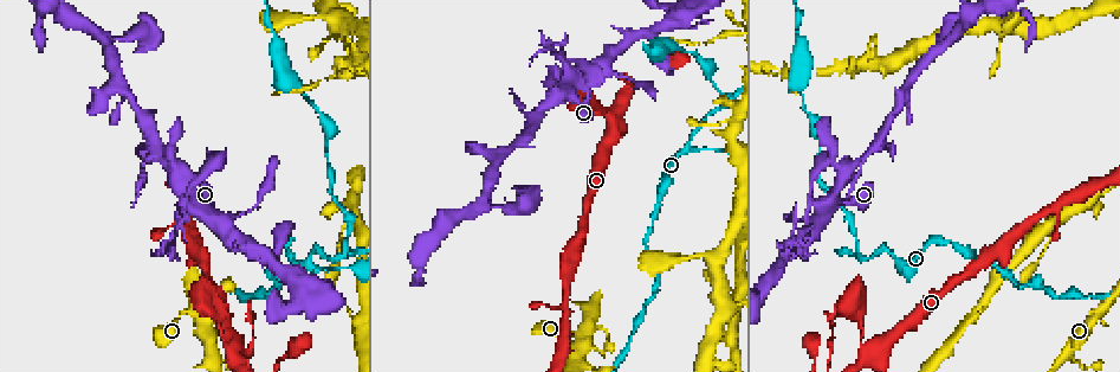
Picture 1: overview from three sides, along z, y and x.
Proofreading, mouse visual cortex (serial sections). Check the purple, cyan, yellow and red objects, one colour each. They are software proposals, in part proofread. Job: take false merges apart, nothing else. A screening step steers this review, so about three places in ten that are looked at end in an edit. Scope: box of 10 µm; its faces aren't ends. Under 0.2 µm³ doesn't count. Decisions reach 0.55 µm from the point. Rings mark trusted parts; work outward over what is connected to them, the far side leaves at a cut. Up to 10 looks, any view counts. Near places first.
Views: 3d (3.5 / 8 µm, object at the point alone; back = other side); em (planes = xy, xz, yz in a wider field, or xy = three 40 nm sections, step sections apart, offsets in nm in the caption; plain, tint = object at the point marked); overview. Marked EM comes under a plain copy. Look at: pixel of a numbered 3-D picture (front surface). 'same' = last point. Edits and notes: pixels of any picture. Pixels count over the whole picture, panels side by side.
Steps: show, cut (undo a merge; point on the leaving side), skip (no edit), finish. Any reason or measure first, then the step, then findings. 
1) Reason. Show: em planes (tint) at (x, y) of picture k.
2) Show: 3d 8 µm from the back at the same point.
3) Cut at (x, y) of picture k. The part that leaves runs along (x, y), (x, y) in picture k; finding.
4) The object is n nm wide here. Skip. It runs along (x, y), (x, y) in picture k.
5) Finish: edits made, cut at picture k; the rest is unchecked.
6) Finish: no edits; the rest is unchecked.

Sudden change in width. Show: 3d 3.5 µm at (879, 348) of picture 1.

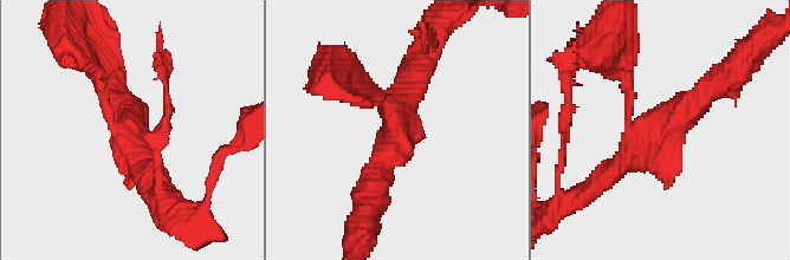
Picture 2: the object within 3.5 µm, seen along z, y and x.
Show: em xy step 3 (tint) at (393, 130) of picture 2.

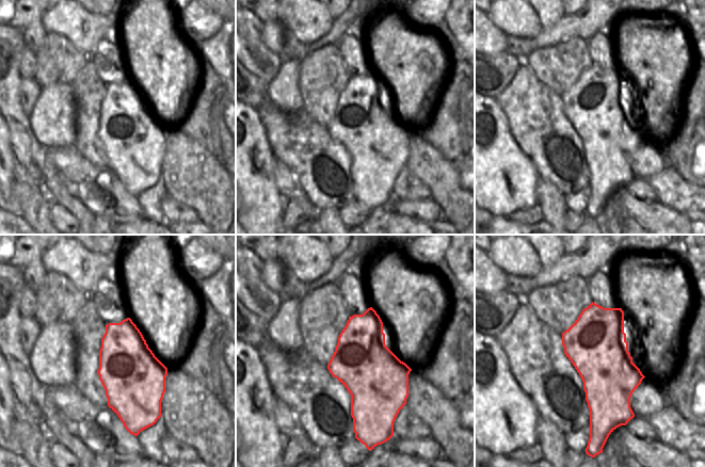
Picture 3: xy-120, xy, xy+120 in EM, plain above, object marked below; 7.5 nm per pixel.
The object is 460 nm wide here. Skip. It runs along (373, 186), (394, 110), (366, 95) in picture 2; continuous, no second cell.

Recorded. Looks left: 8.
Arms part here. Show: 3d 8 µm from the back at (861, 254) of picture 1.

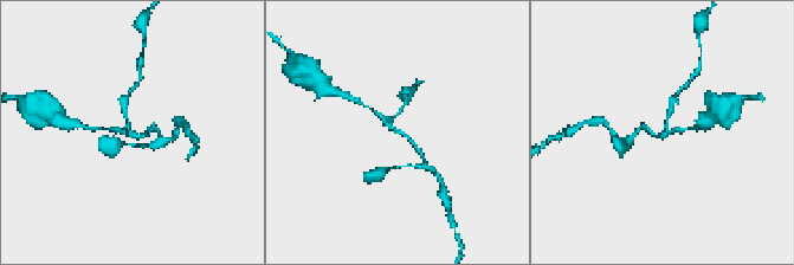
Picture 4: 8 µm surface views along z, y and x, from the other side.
3 arms meet here; the arms are 150, 150, 200 nm wide; now the EM. Show: em xy step 3 (tint) at the same point.

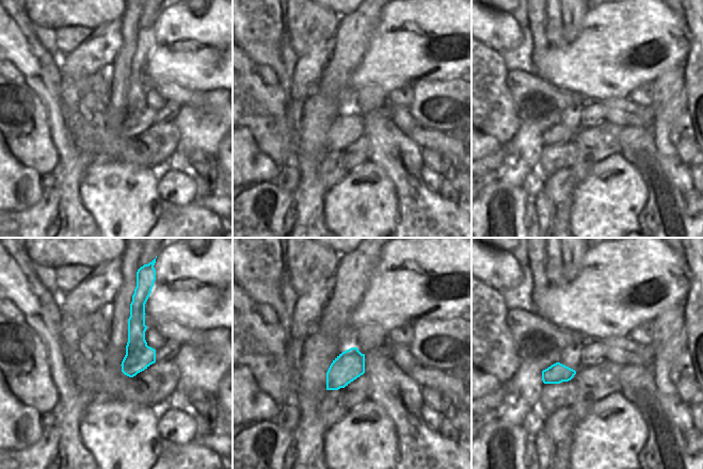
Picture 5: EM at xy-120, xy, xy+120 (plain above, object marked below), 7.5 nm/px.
Cut at (124, 102) of picture 4. The part that leaves runs along (126, 128), (123, 101), (134, 86) in picture 4; two cells meet here.

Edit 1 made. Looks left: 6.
Abrupt turn. Show: 3d 3.5 µm at (815, 204) of picture 1.

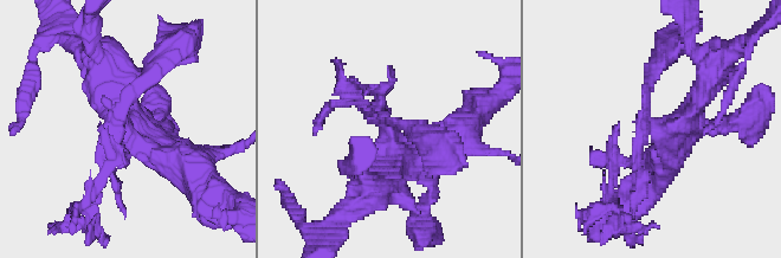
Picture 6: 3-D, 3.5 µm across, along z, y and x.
Need the tissue. Show: em xy step 2 (tint) at (390, 133) of picture 6.

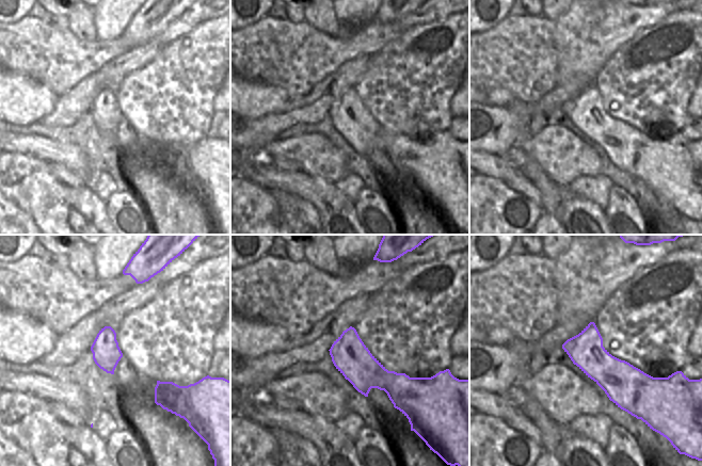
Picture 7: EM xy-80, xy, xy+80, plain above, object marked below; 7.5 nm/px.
Cut at (109, 139) of picture 6. The part that leaves runs along (121, 115), (175, 50), (167, 31) in picture 6; two cells meet here.

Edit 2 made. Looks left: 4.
See it whole again. Show: overview.

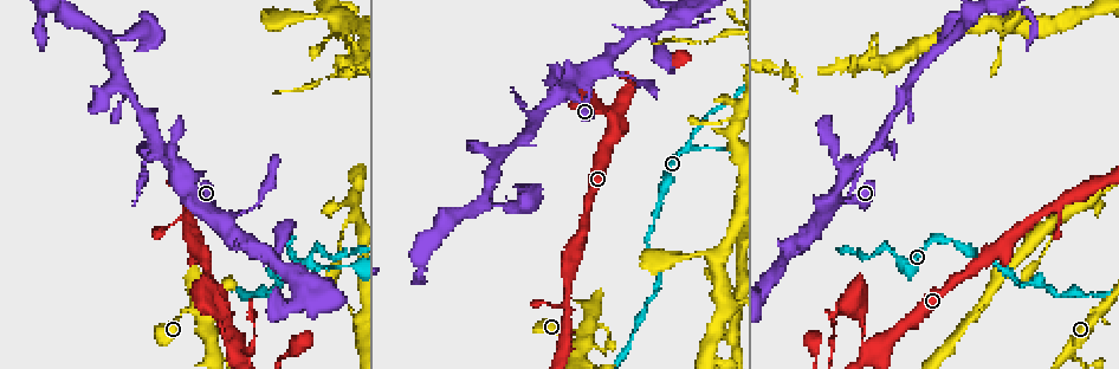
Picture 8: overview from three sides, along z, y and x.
Show: em xy step 1 (tint) at (484, 195) of picture 8.

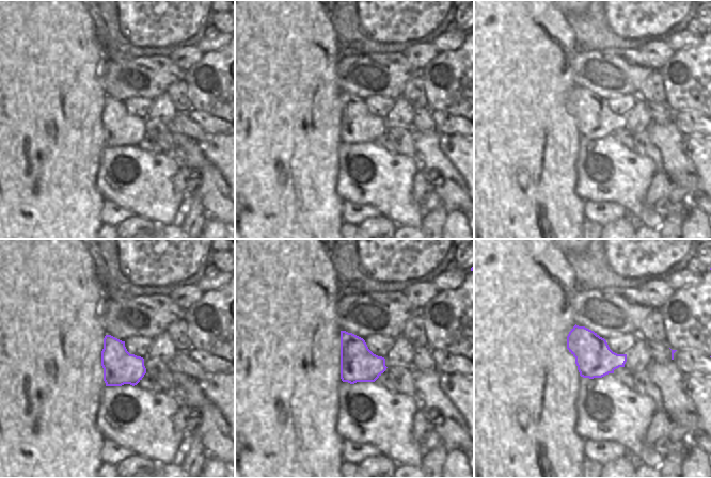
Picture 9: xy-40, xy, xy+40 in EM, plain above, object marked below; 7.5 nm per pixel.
Wider look. Show: 3d 3.5 µm at the same point.

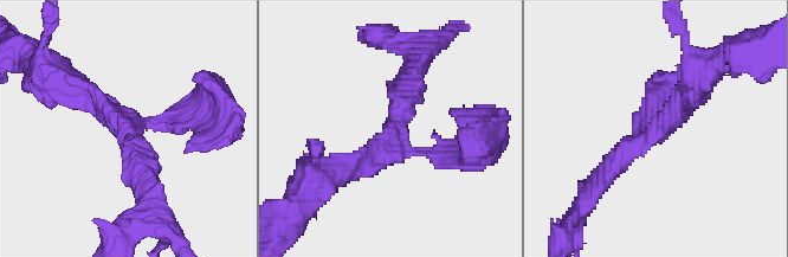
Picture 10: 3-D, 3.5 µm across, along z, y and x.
Skip. It runs along (604, 177), (693, 87) in picture 10; continuous, no second cell.

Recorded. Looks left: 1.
Finish: edits made, cut at picture 4, cut at picture 6; the rest is unchecked.

